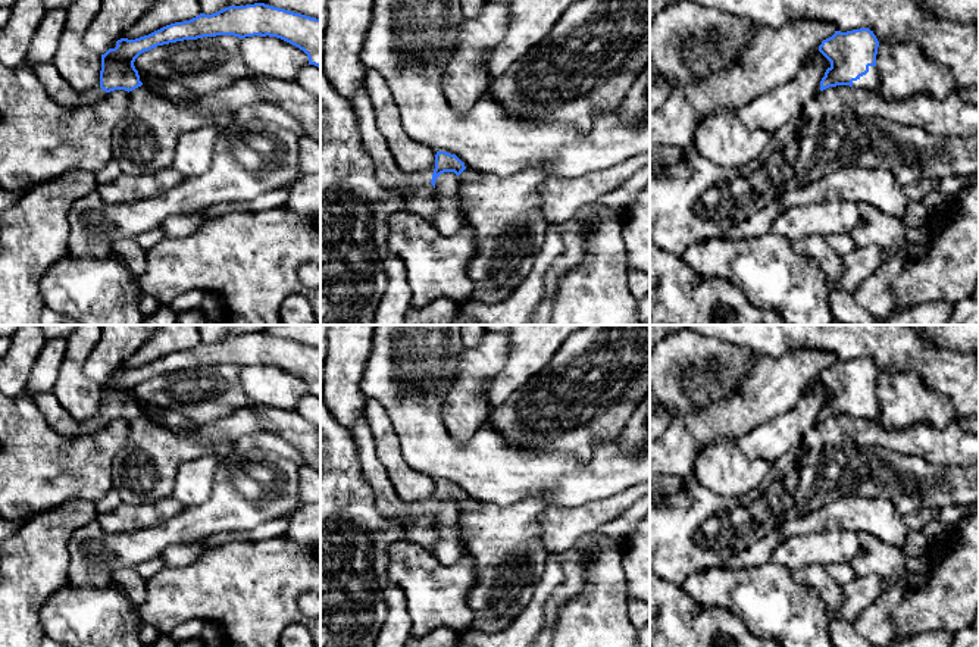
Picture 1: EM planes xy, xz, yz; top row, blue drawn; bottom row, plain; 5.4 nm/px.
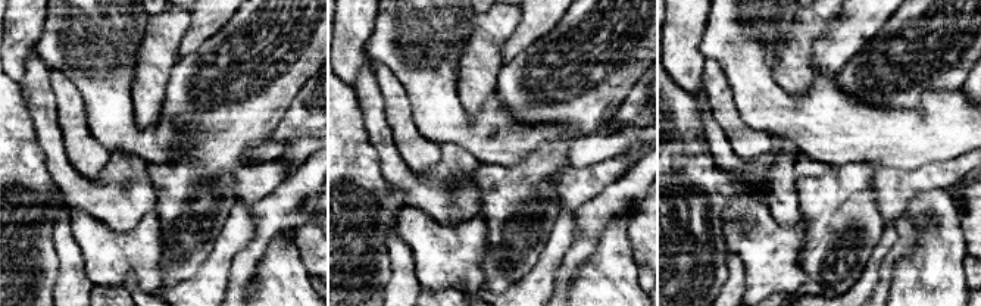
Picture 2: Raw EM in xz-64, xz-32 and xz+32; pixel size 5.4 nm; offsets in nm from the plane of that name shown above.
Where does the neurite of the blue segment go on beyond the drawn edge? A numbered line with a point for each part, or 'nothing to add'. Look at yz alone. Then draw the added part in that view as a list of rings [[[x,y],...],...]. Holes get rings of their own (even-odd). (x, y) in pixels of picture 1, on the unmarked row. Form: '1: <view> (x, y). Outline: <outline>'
1: yz (870, 410). Outline: [[[869,396],[869,401],[860,406],[857,410],[853,410],[853,416],[863,419],[879,419],[879,403],[876,396]]]

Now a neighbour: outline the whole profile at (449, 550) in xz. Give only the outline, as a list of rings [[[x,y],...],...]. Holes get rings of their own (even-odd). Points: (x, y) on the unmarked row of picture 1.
[[[444,501],[435,510],[434,521],[440,534],[435,557],[442,565],[453,565],[465,554],[460,546],[462,531],[459,518],[460,510],[454,501]]]

